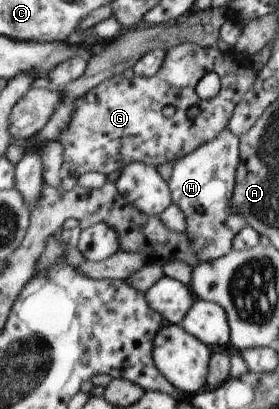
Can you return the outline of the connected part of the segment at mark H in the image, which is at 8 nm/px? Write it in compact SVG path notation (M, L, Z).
M227 127L214 140L200 145L183 157L173 160L167 185L171 191L171 201L185 216L185 233L191 240L191 249L199 262L217 260L232 250L236 233L246 222L229 207L229 200L235 183L238 166L239 137L235 137Z

